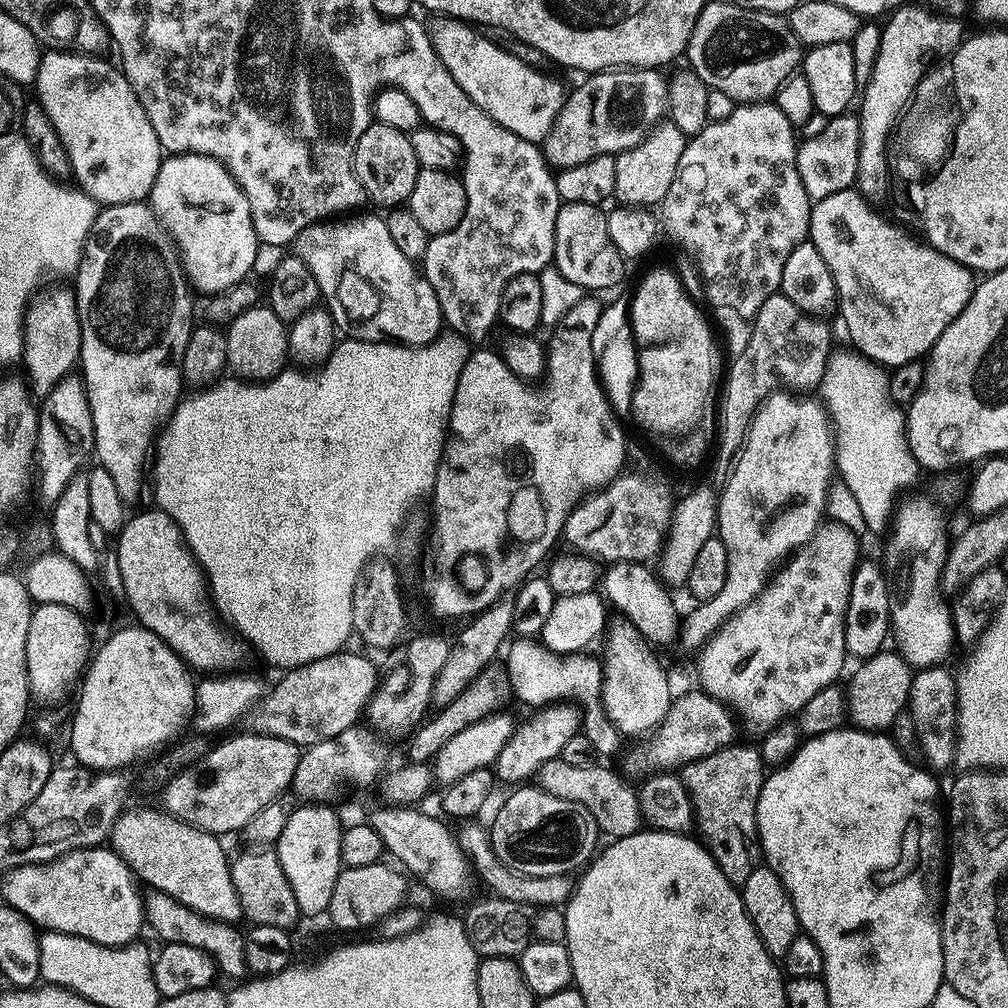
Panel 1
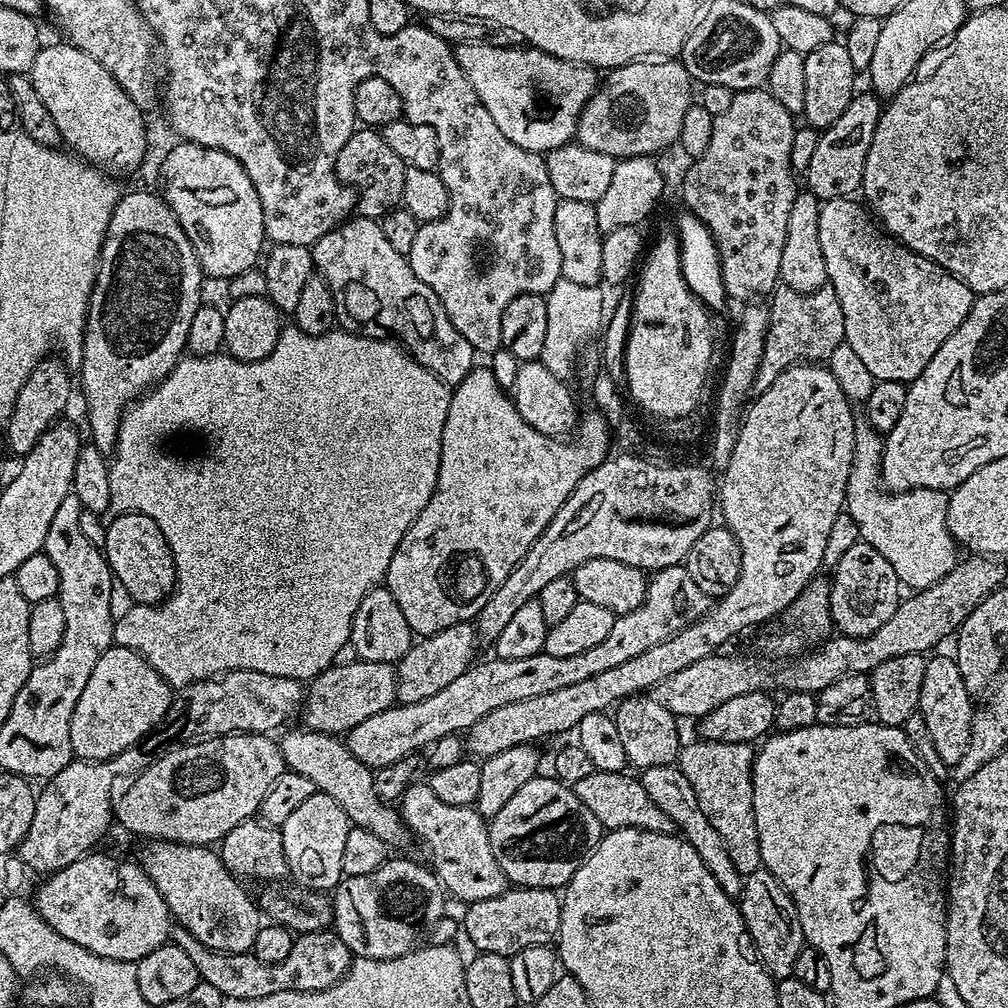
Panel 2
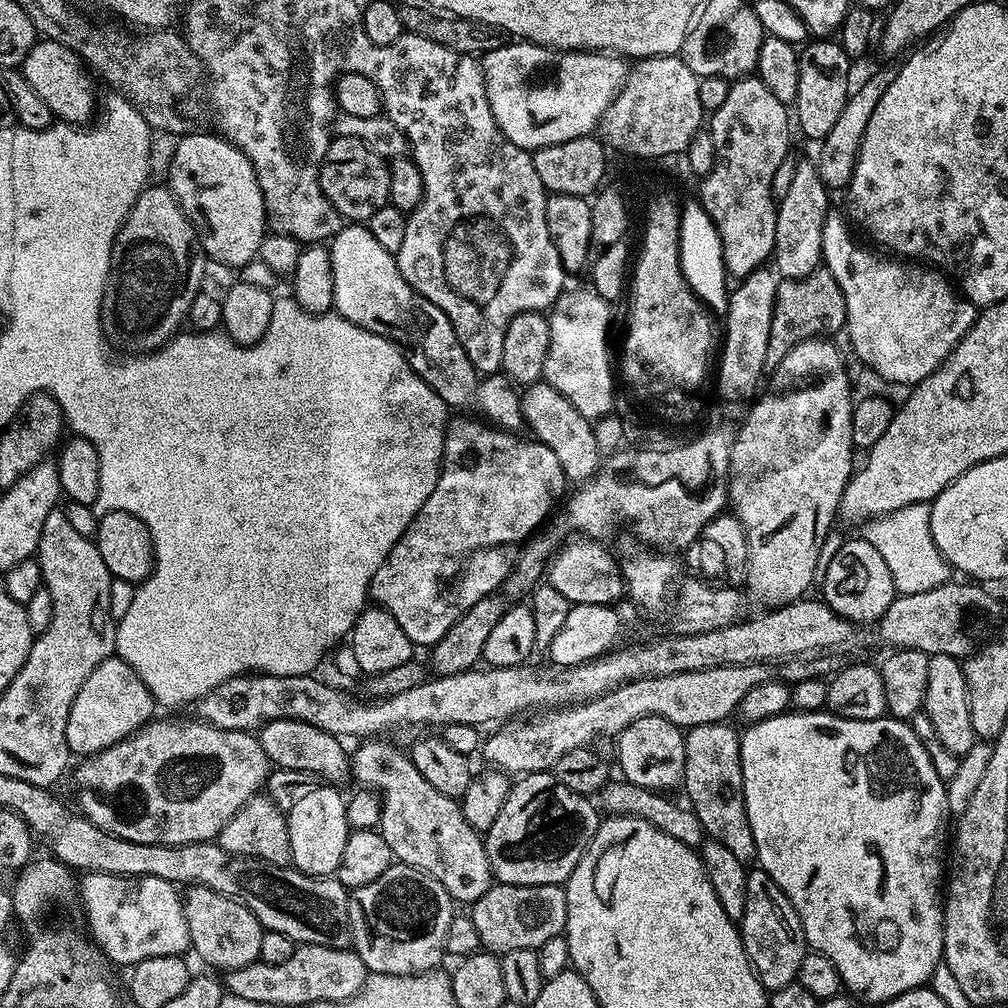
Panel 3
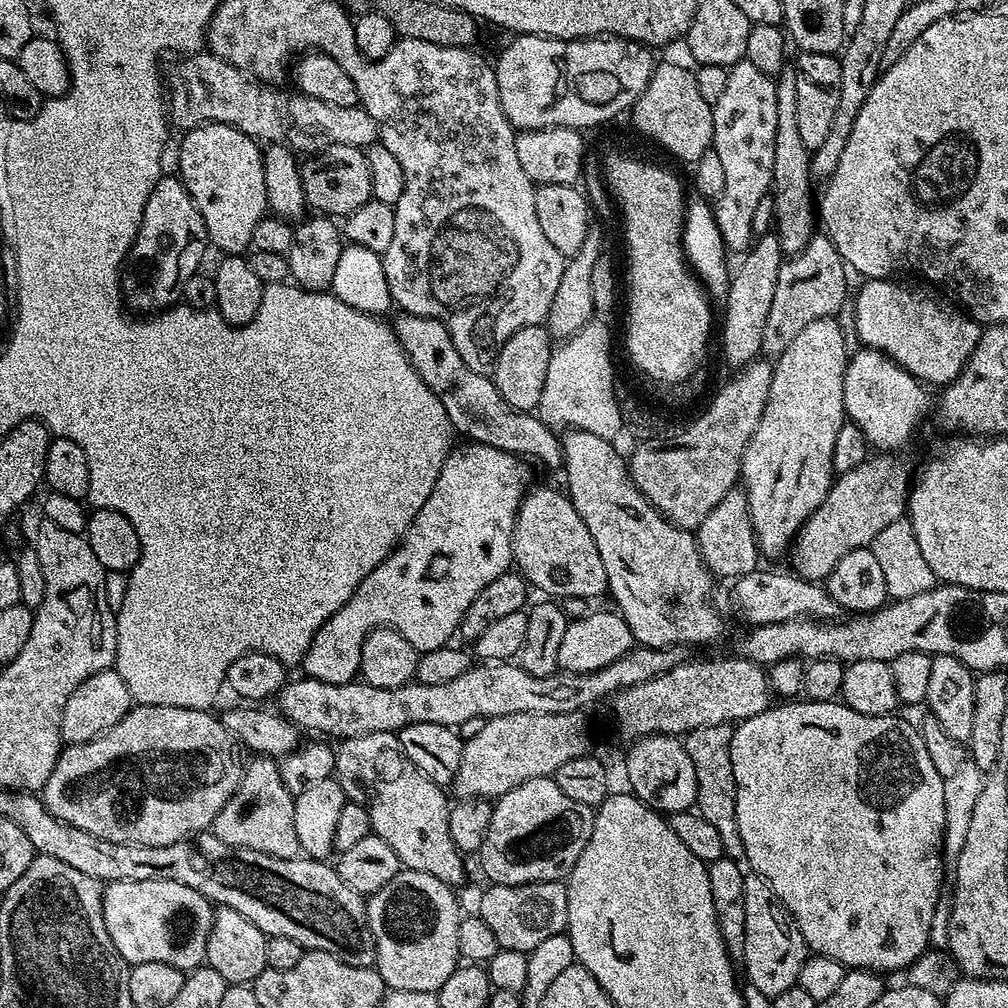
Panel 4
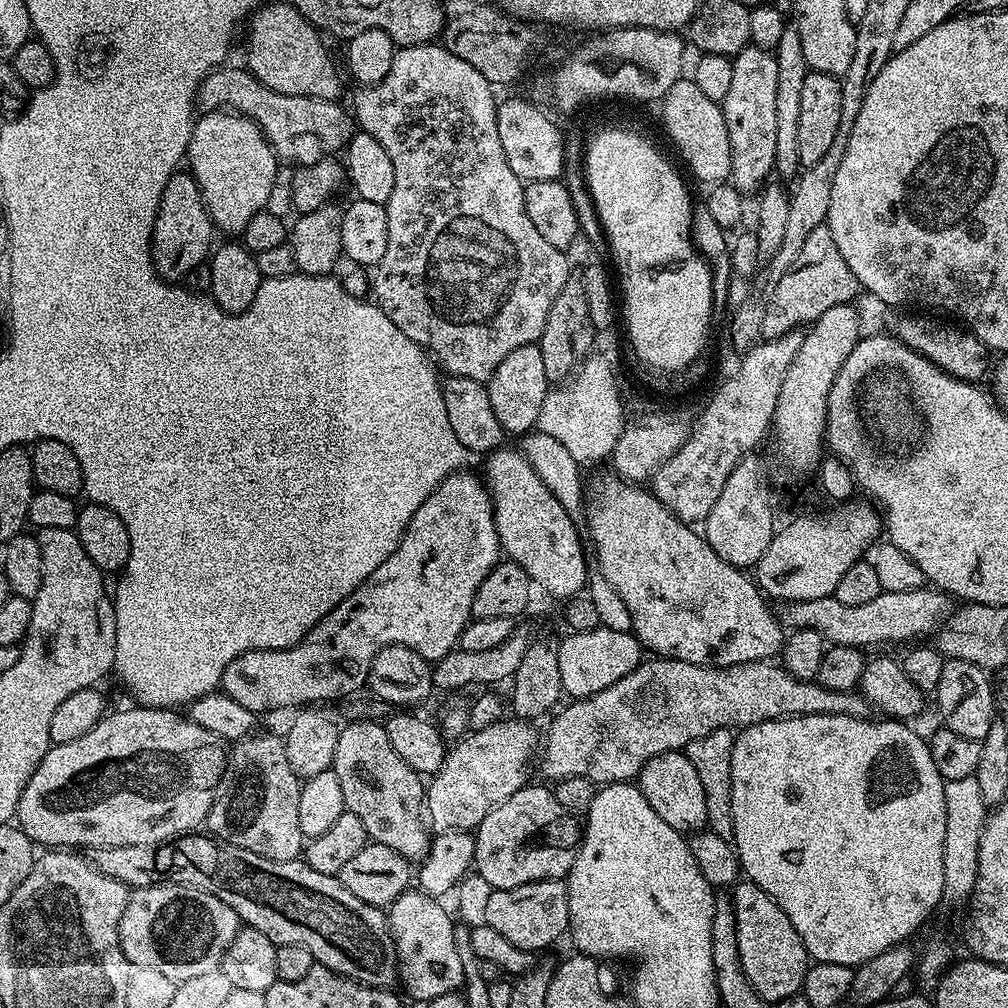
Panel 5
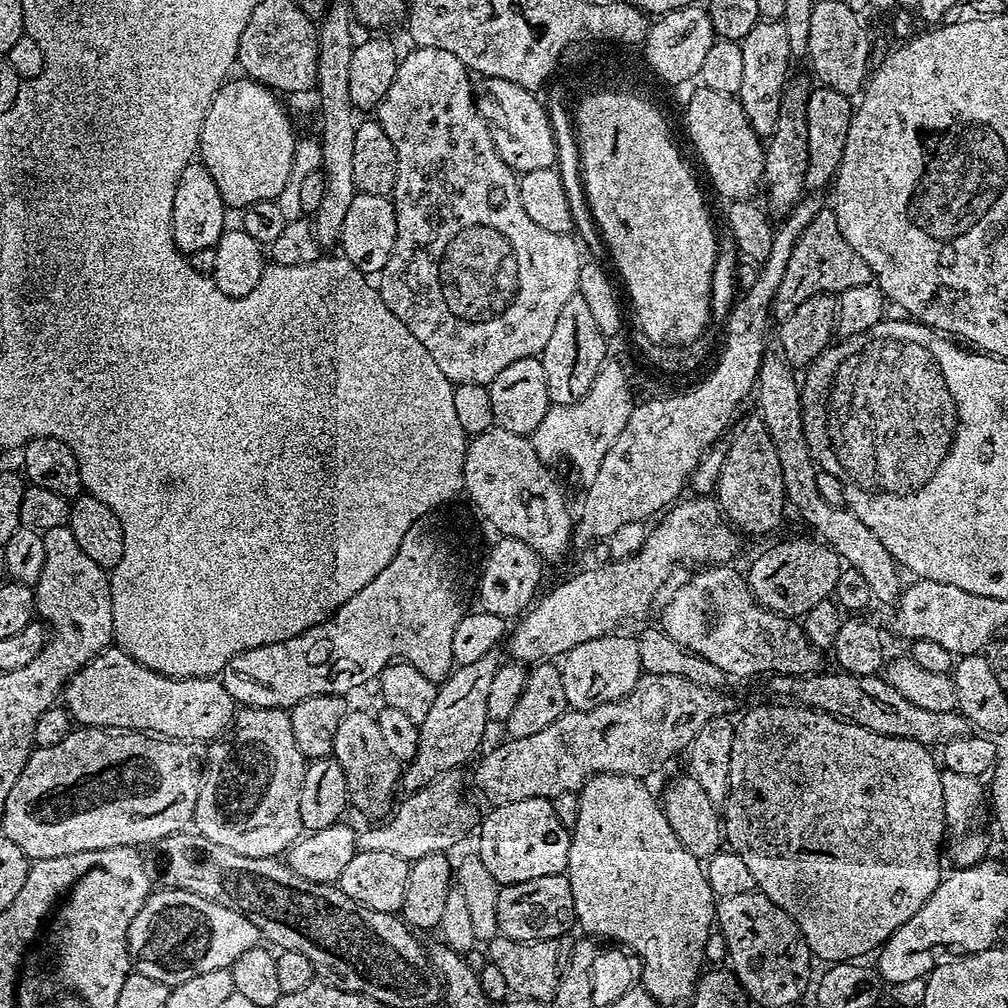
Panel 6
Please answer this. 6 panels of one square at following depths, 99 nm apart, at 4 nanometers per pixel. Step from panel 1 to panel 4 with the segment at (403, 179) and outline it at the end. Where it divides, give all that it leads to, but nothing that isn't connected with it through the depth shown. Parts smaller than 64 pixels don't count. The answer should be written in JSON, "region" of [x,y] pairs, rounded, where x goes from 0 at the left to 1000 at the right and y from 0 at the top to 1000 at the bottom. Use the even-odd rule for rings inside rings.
{"region":[[[332,143],[313,152],[307,159],[310,160],[301,164],[298,176],[302,195],[311,211],[326,216],[344,216],[355,208],[355,204],[363,204],[363,200],[369,197],[367,165],[362,148]]]}

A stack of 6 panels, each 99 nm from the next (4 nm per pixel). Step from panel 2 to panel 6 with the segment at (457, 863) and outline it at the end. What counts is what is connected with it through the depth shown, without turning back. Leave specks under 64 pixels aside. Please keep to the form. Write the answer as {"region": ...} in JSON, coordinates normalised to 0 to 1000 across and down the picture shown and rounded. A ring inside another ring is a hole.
{"region":[[[342,705],[339,716],[335,716],[335,725],[331,727],[329,750],[335,760],[339,760],[346,799],[350,803],[353,801],[359,809],[366,810],[366,814],[380,814],[390,805],[389,785],[394,785],[397,777],[399,758],[391,752],[391,748],[387,748],[368,705]]]}

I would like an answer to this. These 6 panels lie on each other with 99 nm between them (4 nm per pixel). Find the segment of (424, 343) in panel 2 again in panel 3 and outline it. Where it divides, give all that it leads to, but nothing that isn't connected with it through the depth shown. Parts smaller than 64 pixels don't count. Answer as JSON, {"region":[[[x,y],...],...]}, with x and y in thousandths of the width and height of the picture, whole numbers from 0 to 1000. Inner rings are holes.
{"region":[[[349,220],[341,225],[338,225],[327,239],[331,268],[331,306],[336,313],[351,319],[351,323],[388,337],[400,349],[403,359],[415,371],[415,375],[419,375],[419,379],[423,379],[423,383],[427,383],[427,387],[431,387],[431,391],[435,391],[435,395],[438,395],[438,399],[443,401],[445,406],[467,407],[473,414],[500,426],[501,429],[515,430],[521,424],[521,419],[516,402],[517,390],[513,382],[500,375],[478,376],[477,370],[473,369],[466,359],[458,339],[454,339],[450,323],[446,323],[446,315],[442,315],[442,312],[438,312],[438,308],[435,308],[431,300],[419,296],[419,292],[415,292],[405,283],[391,251],[372,239],[360,221]]]}

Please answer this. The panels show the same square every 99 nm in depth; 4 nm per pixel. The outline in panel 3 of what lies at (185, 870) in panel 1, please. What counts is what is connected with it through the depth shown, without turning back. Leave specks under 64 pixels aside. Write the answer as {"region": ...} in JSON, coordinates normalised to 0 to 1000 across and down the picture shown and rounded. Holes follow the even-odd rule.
{"region":[[[202,877],[189,878],[181,892],[185,917],[188,919],[189,943],[194,943],[208,959],[219,960],[219,965],[225,966],[257,953],[263,922],[248,902]]]}

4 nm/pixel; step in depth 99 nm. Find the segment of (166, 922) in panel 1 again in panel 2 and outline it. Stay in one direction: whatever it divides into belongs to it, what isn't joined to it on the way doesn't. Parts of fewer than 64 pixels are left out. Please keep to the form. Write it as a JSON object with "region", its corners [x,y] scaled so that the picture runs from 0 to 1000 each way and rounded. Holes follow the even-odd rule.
{"region":[[[175,919],[169,925],[170,936],[176,937],[185,946],[188,946],[192,958],[196,958],[201,975],[212,978],[227,992],[251,992],[264,990],[264,986],[277,984],[314,984],[331,978],[345,965],[349,957],[349,943],[339,935],[332,924],[299,925],[288,938],[288,946],[275,956],[261,956],[256,950],[245,944],[213,944],[210,940],[200,938],[192,927]]]}

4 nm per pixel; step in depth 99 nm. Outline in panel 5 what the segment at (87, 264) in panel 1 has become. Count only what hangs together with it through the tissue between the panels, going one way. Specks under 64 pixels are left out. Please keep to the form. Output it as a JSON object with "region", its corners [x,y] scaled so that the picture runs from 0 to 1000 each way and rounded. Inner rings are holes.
{"region":[[[176,169],[161,188],[161,200],[151,229],[151,258],[155,268],[168,280],[179,280],[192,264],[203,261],[211,249],[212,223],[206,214],[206,205],[194,184],[189,170]]]}

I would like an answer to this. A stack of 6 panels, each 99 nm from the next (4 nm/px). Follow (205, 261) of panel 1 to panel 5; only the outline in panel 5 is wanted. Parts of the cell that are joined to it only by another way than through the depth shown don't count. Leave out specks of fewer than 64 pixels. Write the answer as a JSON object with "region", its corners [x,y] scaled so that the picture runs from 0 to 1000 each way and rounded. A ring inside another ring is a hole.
{"region":[[[229,109],[202,111],[190,124],[185,163],[198,187],[206,214],[215,227],[241,231],[252,212],[267,205],[276,156],[252,120]]]}

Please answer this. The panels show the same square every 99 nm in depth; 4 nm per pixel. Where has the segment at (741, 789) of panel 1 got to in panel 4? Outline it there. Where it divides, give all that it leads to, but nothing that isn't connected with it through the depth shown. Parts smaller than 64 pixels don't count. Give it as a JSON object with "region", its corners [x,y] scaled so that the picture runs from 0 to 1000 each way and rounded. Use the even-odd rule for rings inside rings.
{"region":[[[727,719],[696,720],[692,724],[682,727],[677,737],[681,748],[685,748],[685,756],[688,756],[690,769],[690,797],[696,812],[705,815],[716,831],[718,848],[734,855],[738,853],[738,836],[736,827],[732,827],[732,812],[730,811],[730,777],[728,776],[728,760],[724,760],[724,736]]]}

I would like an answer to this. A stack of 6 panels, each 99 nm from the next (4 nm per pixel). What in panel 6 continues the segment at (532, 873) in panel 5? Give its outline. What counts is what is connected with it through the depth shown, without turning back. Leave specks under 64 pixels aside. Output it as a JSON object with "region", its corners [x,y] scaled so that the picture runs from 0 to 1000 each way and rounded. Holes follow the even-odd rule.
{"region":[[[518,792],[514,796],[502,796],[501,798],[491,799],[487,804],[489,806],[486,807],[481,813],[479,811],[474,817],[474,825],[476,821],[476,842],[474,842],[474,848],[478,859],[482,859],[482,863],[486,863],[486,867],[491,871],[493,877],[499,879],[502,877],[513,877],[514,875],[526,875],[526,871],[555,869],[563,862],[563,848],[565,847],[565,839],[567,838],[567,826],[563,819],[556,814],[554,808],[550,808],[550,800],[547,794],[543,794],[542,792]]]}

